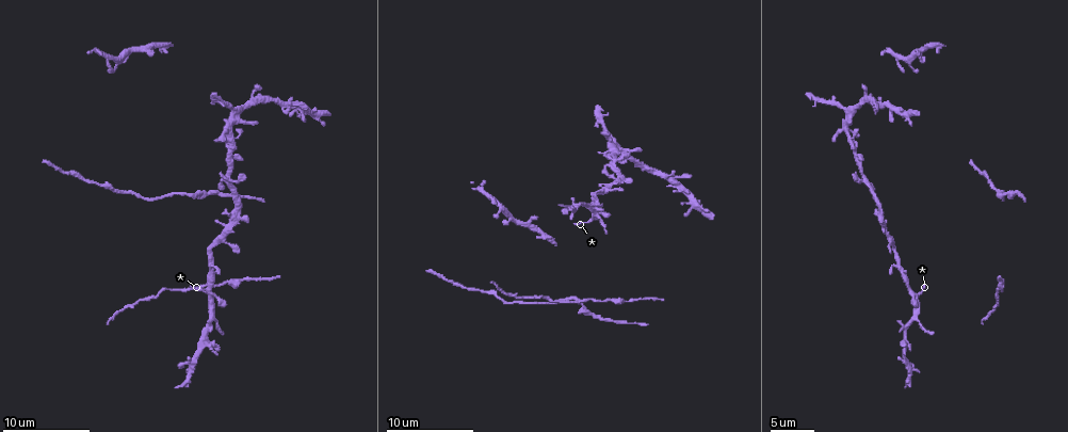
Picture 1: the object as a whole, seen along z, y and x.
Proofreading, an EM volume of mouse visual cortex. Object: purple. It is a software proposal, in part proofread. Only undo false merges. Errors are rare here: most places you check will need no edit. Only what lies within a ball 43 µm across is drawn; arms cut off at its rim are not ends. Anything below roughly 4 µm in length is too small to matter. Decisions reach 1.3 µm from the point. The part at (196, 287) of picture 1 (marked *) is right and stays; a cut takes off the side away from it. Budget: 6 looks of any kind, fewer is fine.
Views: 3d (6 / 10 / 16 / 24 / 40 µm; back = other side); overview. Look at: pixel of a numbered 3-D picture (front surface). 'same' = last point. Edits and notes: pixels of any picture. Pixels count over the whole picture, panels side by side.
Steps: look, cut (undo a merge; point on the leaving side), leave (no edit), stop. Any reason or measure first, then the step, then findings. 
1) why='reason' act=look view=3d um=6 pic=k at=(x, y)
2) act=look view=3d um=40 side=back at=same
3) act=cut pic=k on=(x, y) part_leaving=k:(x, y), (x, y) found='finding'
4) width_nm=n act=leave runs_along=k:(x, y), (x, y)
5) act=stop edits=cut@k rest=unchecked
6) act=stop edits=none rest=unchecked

act=look view=3d um=16 pic=1 at=(214, 302)

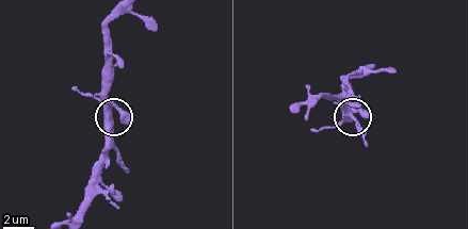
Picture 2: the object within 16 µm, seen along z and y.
arms=4 act=leave found='one neuron here'

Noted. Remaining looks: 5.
why='calibre changes' act=look view=3d um=10 pic=1 at=(1002, 194)

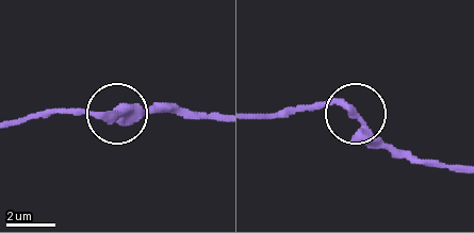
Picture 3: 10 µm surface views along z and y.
act=look view=3d um=6 pic=3 at=(349, 109)

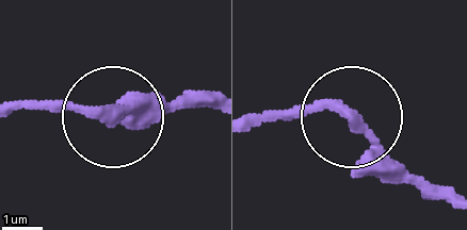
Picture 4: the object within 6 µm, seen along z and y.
act=leave found='all the same neuron'

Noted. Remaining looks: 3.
act=look view=3d um=16 pic=1 at=(848, 110)

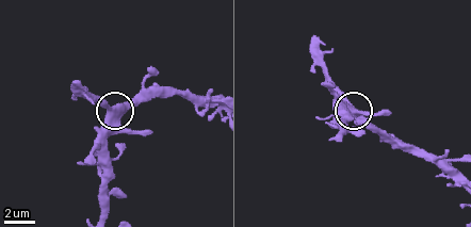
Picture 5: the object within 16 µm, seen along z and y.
act=look view=3d um=16 side=back pic=5 at=(113, 109)

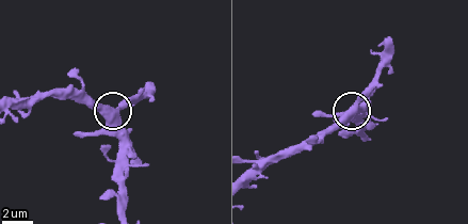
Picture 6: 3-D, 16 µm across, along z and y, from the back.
act=leave runs_along=6:(124, 211), (118, 120), (79, 97) found='one neuron here'

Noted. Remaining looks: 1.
act=stop edits=none rest=unchecked

